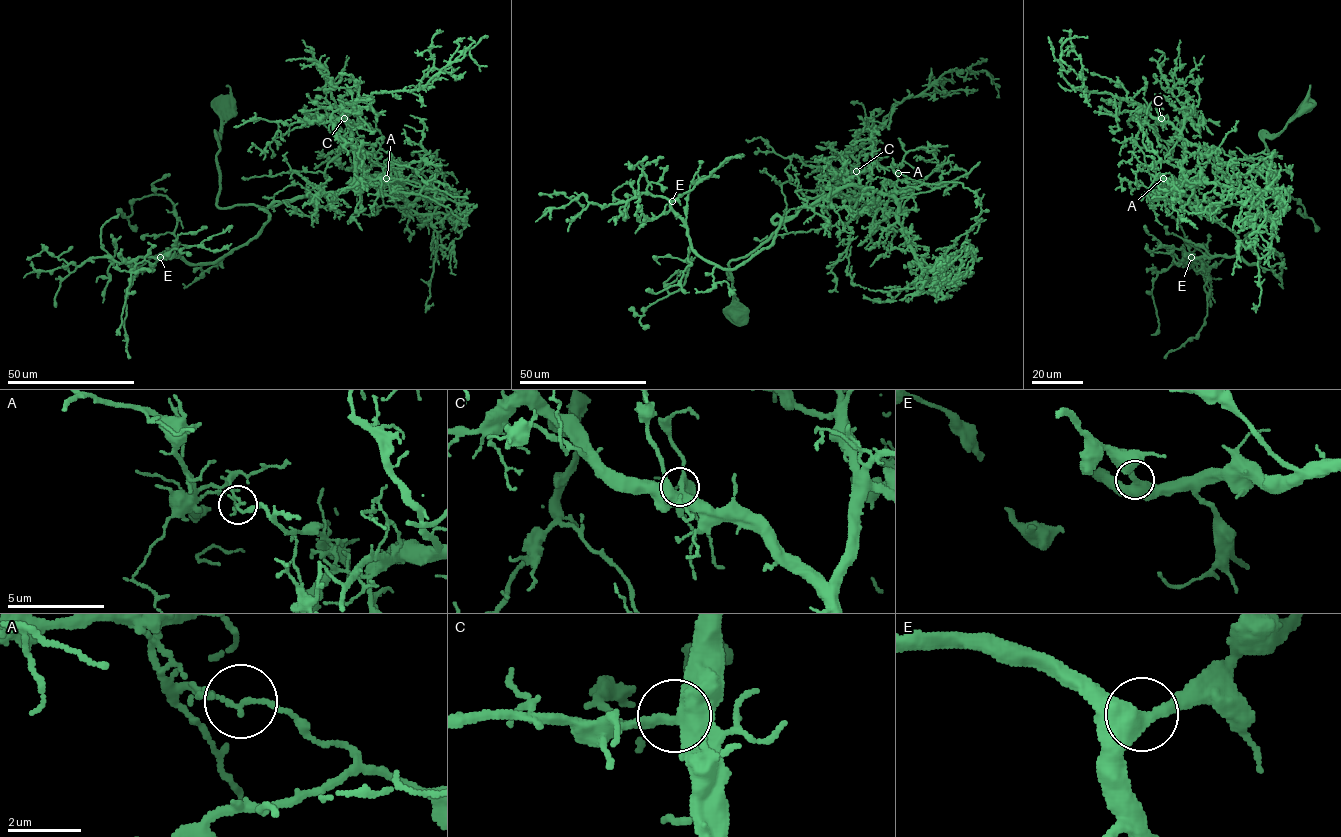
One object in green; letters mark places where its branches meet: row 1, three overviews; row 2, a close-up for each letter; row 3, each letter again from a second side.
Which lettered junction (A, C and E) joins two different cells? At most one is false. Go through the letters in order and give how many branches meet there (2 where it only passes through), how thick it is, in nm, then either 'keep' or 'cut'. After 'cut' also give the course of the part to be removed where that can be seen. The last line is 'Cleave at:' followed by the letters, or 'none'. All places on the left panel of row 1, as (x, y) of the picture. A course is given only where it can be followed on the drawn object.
A: 2 branches meet; 110 nm thick; cut; foreign part runs (386, 178), (409, 180), (421, 188), (396, 181), (358, 147), (358, 160), (368, 168)
C: 2 branches meet; 400 nm thick; keep
E: 2 branches meet; 480 nm thick; keep
Cleave at: A

